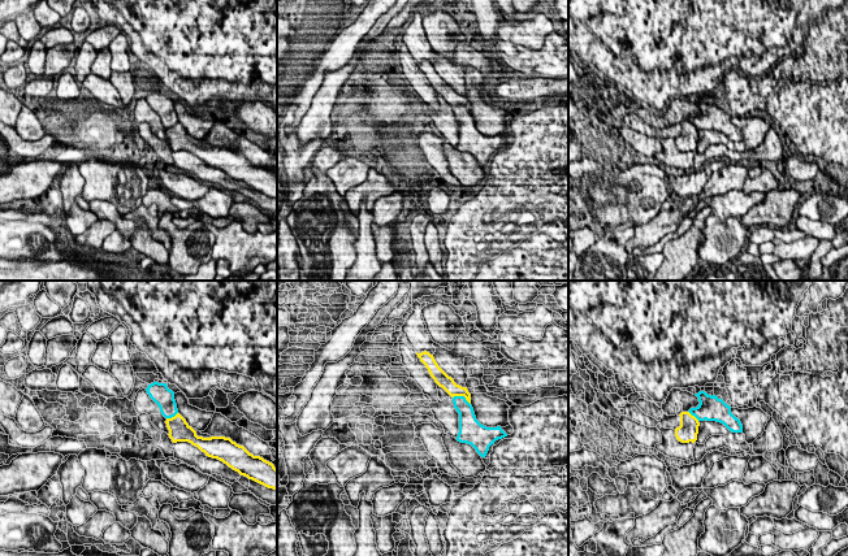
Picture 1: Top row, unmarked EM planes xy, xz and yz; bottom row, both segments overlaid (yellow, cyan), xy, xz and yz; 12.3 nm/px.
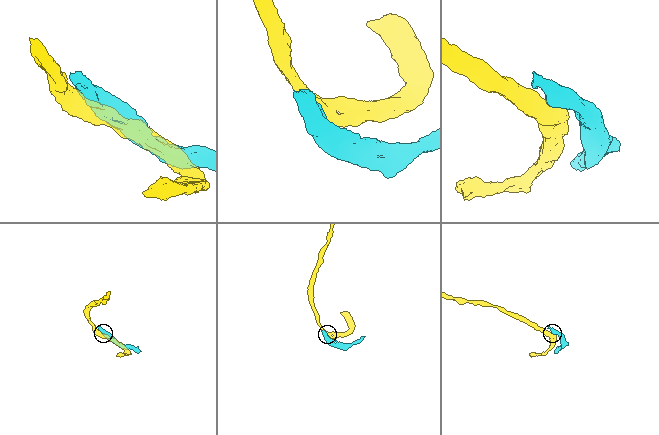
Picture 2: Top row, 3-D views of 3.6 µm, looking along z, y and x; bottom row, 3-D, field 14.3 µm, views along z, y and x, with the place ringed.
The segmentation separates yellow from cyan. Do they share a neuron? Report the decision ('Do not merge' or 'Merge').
Do not merge

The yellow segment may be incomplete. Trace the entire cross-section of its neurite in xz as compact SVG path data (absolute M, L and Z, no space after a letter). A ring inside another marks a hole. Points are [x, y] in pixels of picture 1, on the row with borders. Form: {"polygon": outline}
{"polygon": "M424 351L421 353L417 353L417 357L420 361L425 365L428 369L431 377L434 379L434 382L442 387L451 398L454 396L464 396L466 400L471 404L471 394L468 392L467 387L462 387L454 382L451 377L449 377L436 362L433 355Z"}

